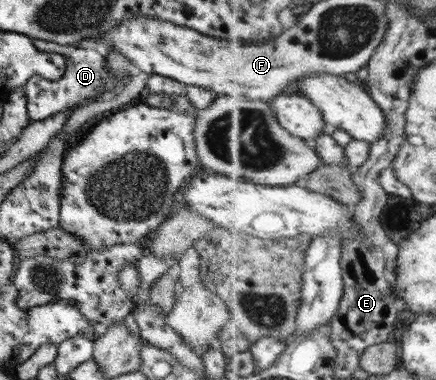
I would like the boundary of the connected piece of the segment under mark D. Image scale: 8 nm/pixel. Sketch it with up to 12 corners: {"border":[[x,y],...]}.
{"border":[[40,39],[65,71],[23,84],[30,122],[114,95],[117,78],[98,52]]}

